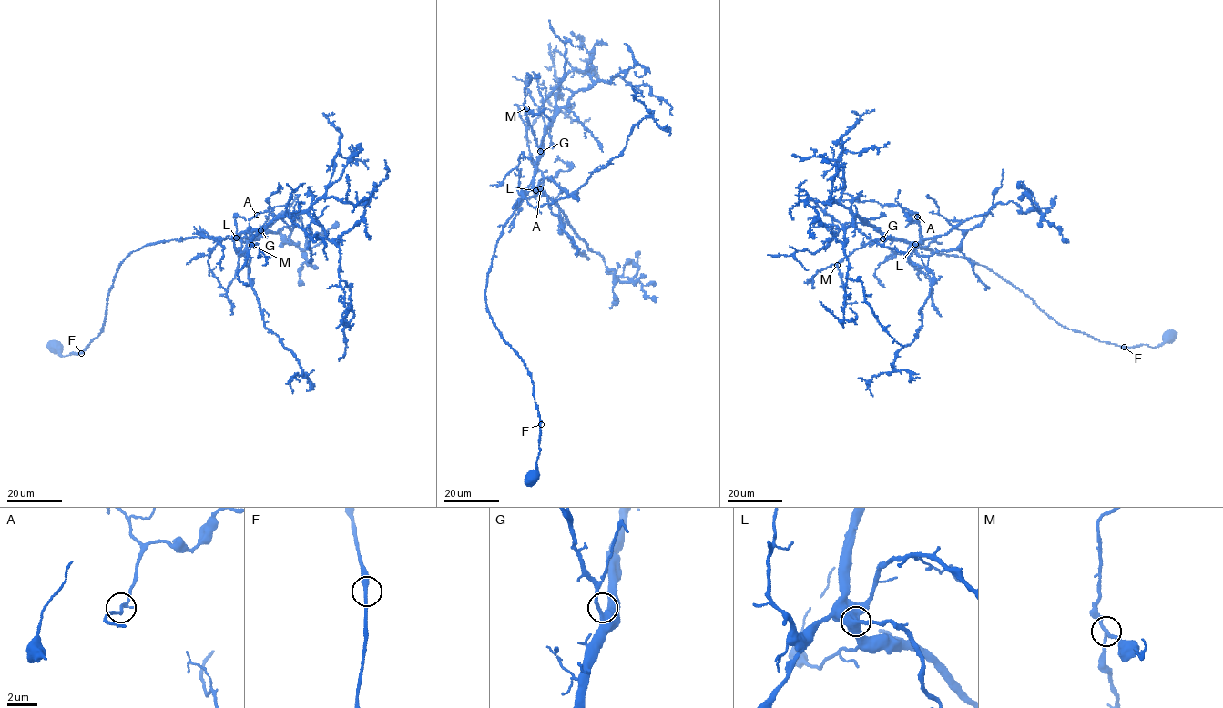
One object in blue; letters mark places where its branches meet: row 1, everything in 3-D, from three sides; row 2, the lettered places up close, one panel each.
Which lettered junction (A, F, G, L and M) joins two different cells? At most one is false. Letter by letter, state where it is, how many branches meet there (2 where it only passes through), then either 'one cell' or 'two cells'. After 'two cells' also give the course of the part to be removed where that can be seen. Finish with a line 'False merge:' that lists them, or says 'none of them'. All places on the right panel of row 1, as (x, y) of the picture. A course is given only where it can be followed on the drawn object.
A: (917, 217) | 2 | one cell
F: (1124, 347) | 2 | one cell
G: (882, 238) | 2 | one cell
L: (915, 244) | 2 | one cell
M: (837, 265) | 3 | one cell
False merge: none of them

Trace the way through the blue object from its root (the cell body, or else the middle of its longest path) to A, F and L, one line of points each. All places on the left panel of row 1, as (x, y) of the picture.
A: (54, 346), (61, 356), (77, 354), (103, 330), (116, 273), (132, 252), (163, 240), (243, 237), (256, 215)
F: (54, 346), (61, 356), (81, 353)
L: (54, 346), (61, 356), (77, 354), (103, 330), (116, 273), (132, 252), (163, 240), (236, 237)

